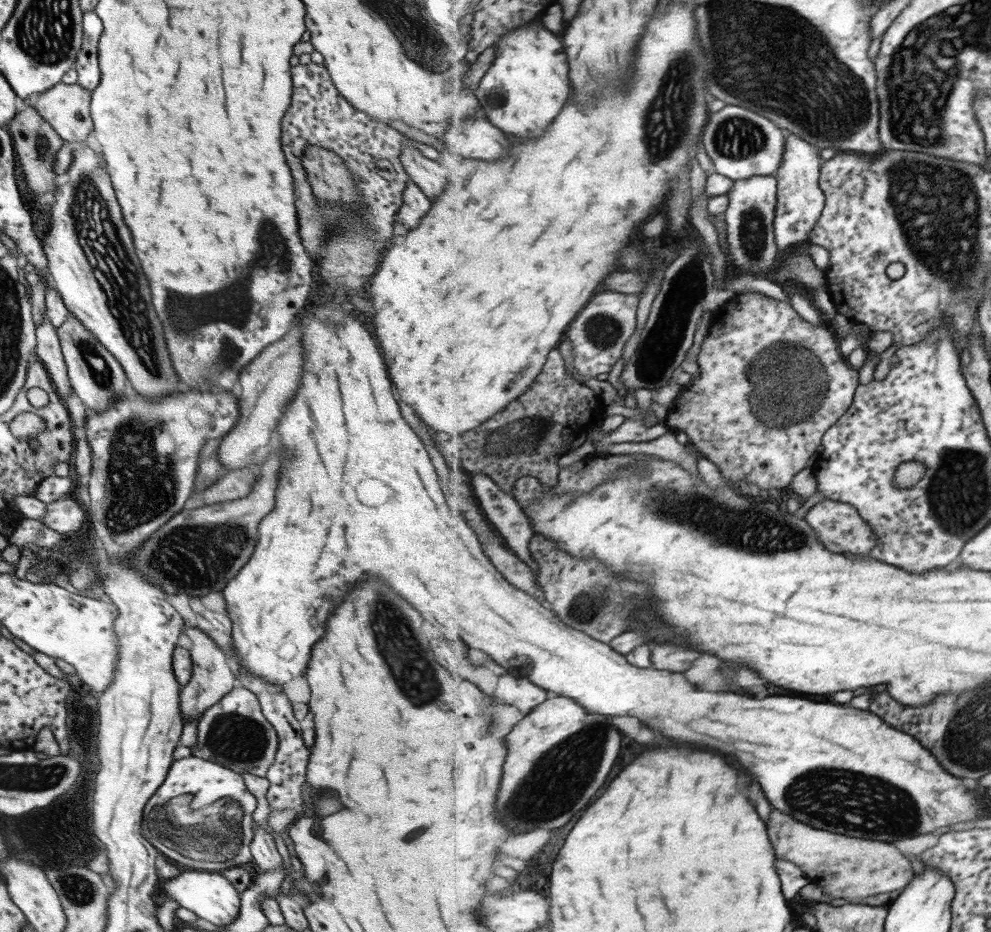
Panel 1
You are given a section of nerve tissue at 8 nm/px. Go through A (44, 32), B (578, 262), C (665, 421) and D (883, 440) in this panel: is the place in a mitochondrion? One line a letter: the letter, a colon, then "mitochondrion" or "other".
A: mitochondrion
B: other
C: other
D: other

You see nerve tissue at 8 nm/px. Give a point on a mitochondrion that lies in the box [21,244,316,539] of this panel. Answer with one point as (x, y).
(98, 369)

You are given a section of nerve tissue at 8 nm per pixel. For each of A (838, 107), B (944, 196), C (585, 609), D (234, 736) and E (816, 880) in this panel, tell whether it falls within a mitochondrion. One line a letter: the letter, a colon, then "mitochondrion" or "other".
A: mitochondrion
B: mitochondrion
C: mitochondrion
D: mitochondrion
E: other

